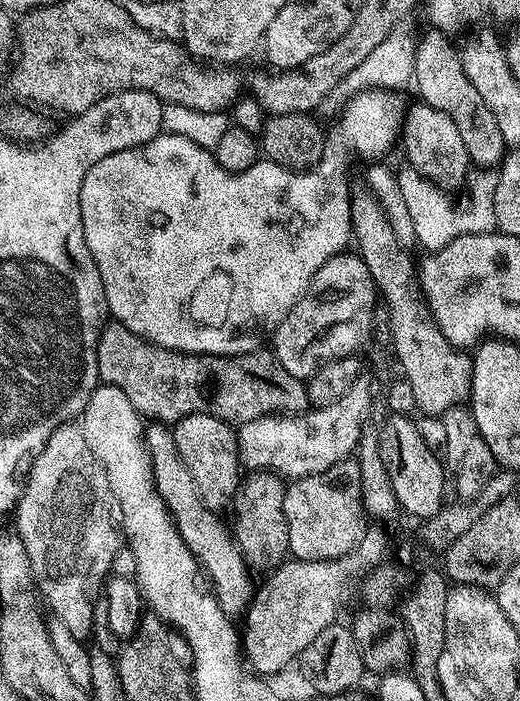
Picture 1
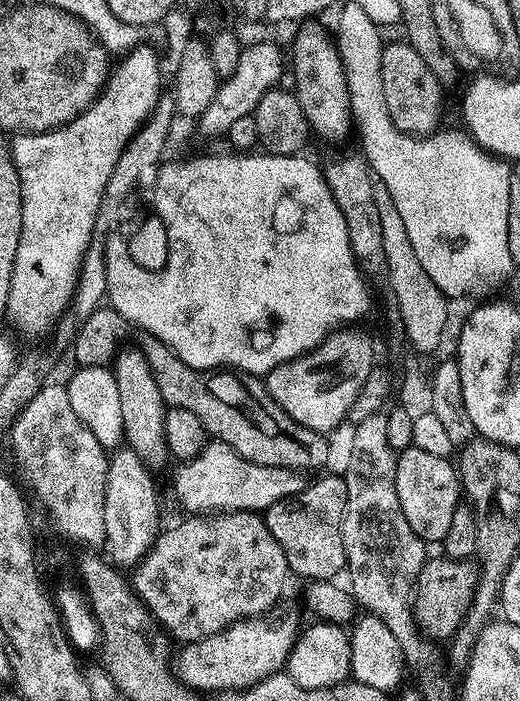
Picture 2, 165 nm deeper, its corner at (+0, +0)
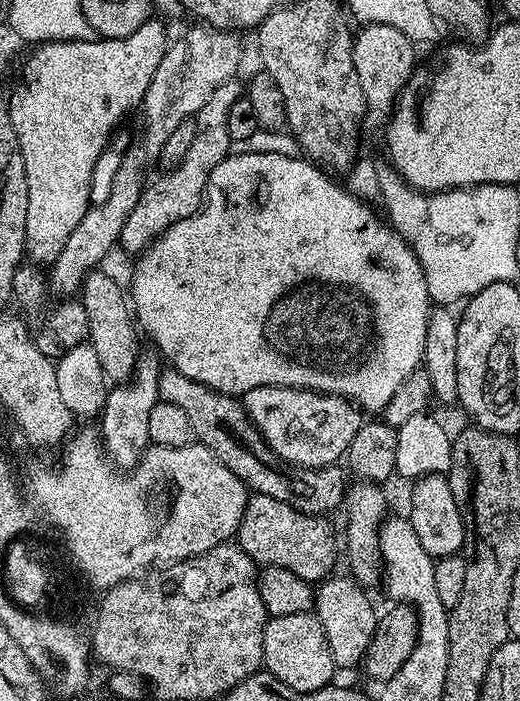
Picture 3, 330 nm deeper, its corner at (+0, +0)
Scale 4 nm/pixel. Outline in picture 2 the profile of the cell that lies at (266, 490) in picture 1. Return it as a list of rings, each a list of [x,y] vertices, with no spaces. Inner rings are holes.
[[[218,512],[192,514],[173,528],[165,527],[152,549],[144,555],[135,569],[134,587],[137,596],[156,617],[161,628],[173,641],[199,641],[218,634],[239,620],[262,616],[277,607],[276,599],[290,573],[282,546],[270,534],[263,515],[255,512]]]

